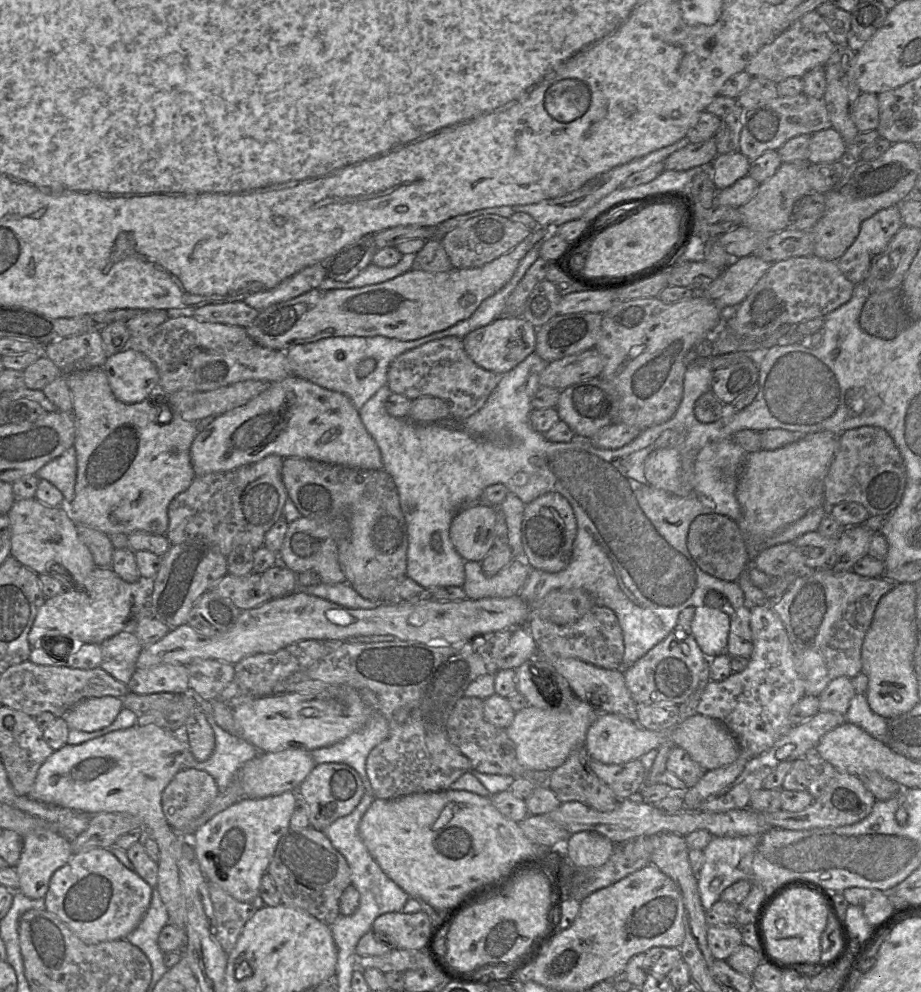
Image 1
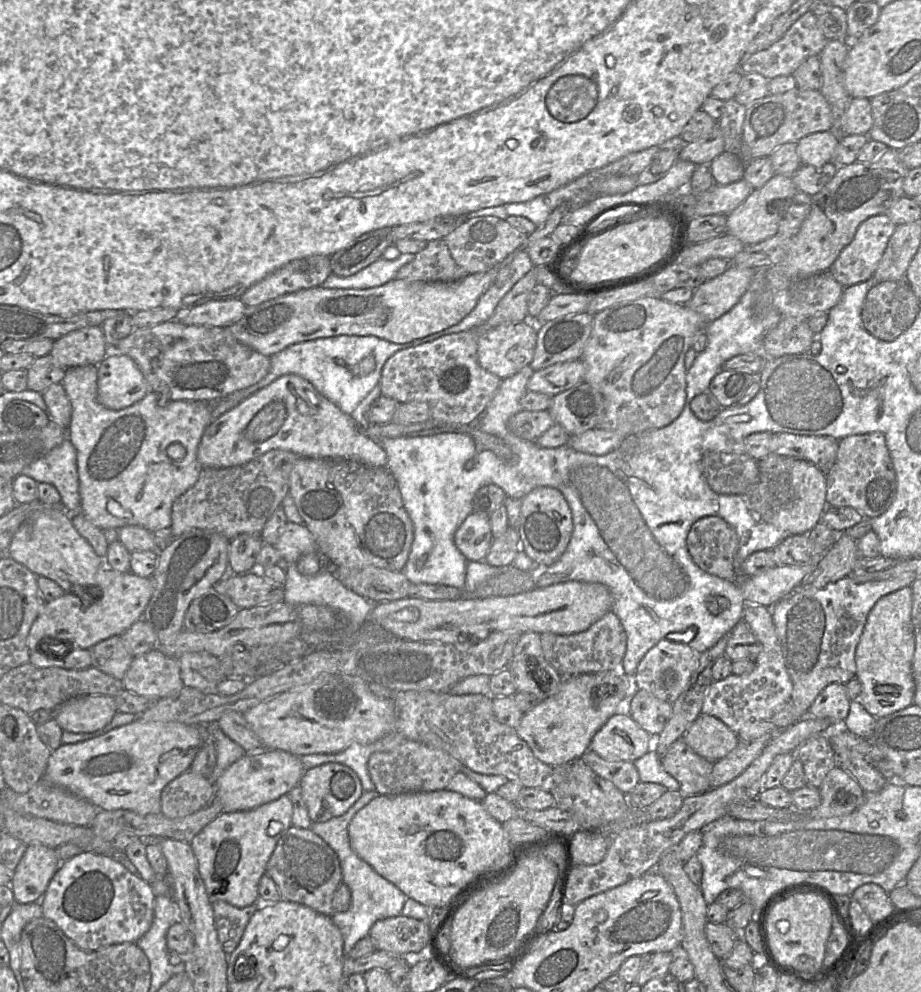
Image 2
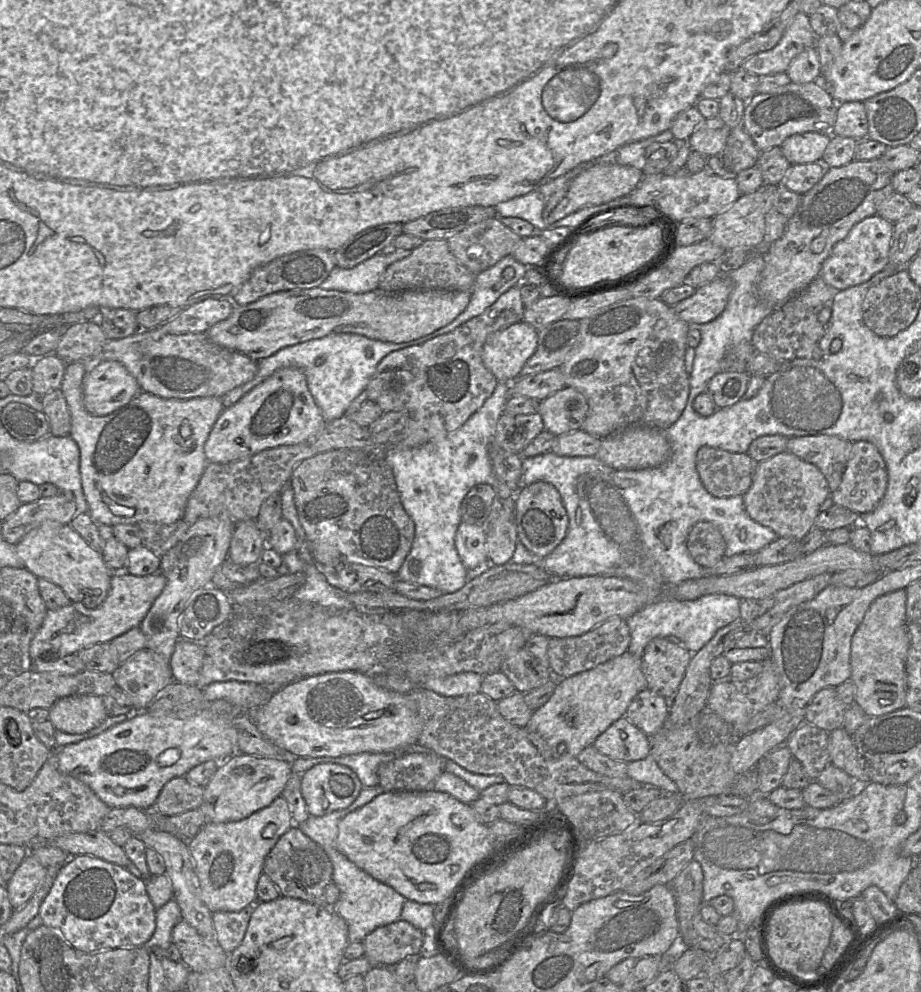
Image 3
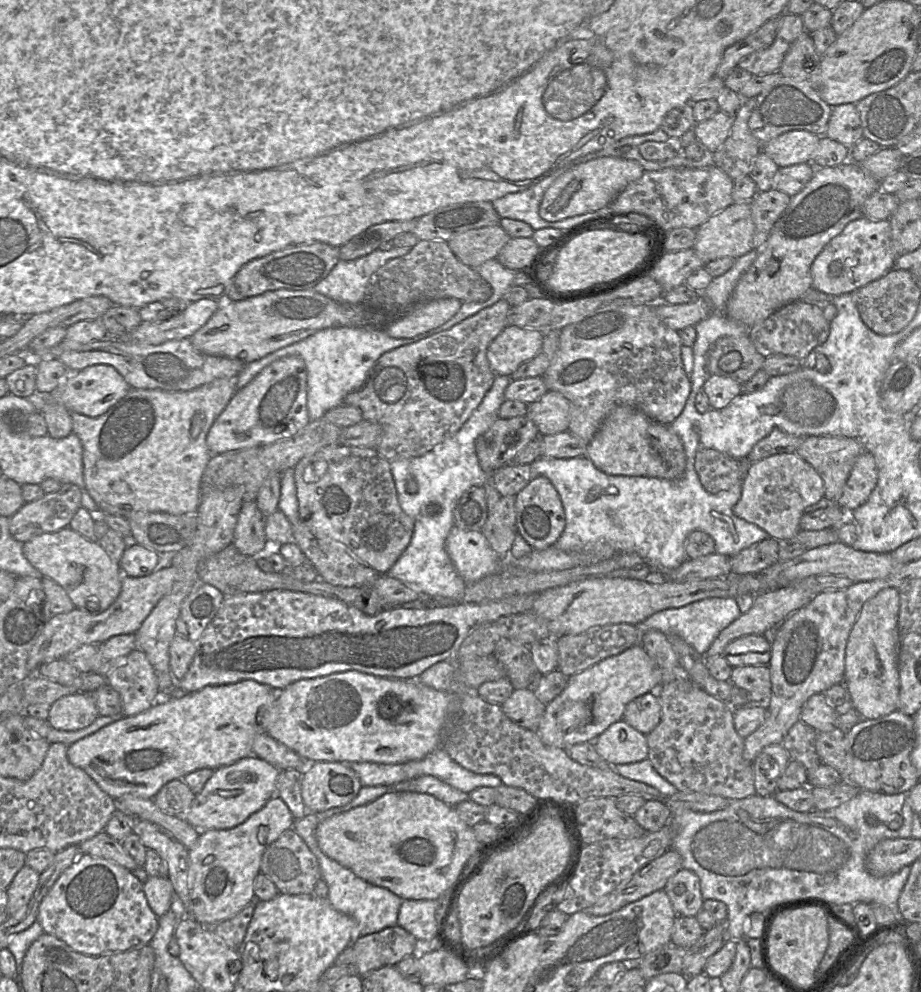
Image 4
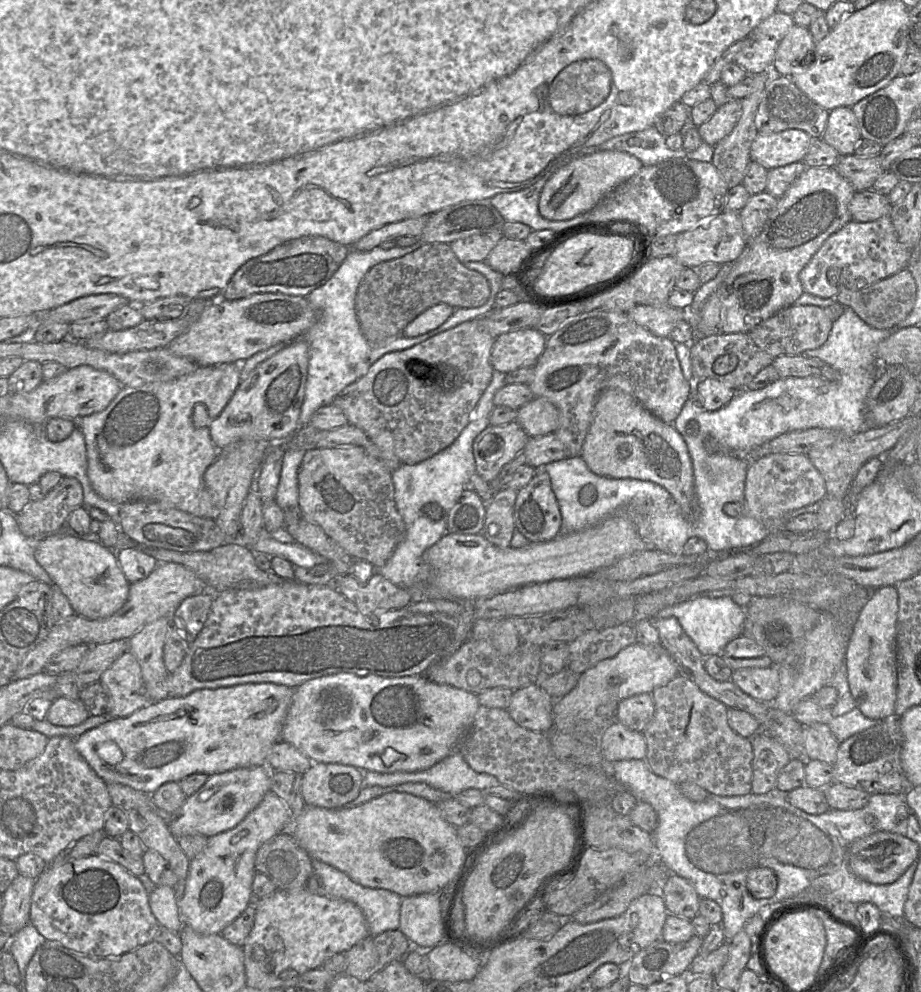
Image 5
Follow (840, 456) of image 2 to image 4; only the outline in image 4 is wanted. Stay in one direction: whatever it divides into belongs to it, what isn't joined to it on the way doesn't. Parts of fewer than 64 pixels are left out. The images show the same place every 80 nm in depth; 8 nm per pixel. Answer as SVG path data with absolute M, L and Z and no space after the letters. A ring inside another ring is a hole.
M867 450L859 455L836 502L847 514L863 505L878 481L878 468L874 456Z

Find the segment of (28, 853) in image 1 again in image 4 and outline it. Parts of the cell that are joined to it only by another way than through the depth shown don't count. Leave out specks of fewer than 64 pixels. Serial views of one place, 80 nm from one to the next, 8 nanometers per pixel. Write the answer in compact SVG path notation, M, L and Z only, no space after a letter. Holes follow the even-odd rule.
M24 865L17 872L6 890L8 896L7 912L9 916L26 907L36 890L39 877L40 873L27 865Z

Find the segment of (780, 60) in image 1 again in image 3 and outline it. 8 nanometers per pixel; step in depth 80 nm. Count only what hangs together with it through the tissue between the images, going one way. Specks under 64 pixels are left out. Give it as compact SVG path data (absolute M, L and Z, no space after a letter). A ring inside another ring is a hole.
M799 11L773 48L753 54L740 68L757 76L785 72L796 55L815 46L817 38L809 15Z

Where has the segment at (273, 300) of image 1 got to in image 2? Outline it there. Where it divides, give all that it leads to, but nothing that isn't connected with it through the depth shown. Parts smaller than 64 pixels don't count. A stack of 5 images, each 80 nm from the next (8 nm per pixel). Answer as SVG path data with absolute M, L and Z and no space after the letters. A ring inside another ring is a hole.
M329 256L294 259L251 285L239 298L246 306L256 306L301 289L321 286L330 274Z

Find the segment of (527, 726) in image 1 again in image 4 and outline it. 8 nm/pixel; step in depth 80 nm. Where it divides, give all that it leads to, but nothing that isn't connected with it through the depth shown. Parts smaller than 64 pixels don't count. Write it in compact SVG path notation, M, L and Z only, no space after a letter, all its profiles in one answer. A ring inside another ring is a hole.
M640 644L608 657L568 677L564 690L546 704L536 729L547 746L565 749L582 742L593 742L611 724L623 718L626 705L636 697L656 692L661 686L661 671Z

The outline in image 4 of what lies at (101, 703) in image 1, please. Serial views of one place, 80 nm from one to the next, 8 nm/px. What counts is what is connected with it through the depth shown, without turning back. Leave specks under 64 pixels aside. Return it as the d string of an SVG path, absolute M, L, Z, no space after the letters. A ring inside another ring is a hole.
M90 693L63 696L49 709L48 723L57 730L77 731L91 725L99 716Z

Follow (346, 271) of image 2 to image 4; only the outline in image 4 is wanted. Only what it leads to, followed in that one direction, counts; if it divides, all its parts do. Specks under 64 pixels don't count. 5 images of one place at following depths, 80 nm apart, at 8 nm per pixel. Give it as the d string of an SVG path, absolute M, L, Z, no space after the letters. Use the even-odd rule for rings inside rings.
M417 219L386 221L370 226L339 247L340 260L351 261L366 256L382 243L392 241L397 235L412 232Z

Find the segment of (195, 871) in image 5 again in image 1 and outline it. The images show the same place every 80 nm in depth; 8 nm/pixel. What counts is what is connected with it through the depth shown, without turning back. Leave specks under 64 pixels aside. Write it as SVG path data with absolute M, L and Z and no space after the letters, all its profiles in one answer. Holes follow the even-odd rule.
M286 791L265 798L244 798L203 825L195 833L191 846L195 850L201 871L207 881L217 884L238 901L252 903L260 895L262 877L267 873L279 840L290 829L296 797L297 791Z

